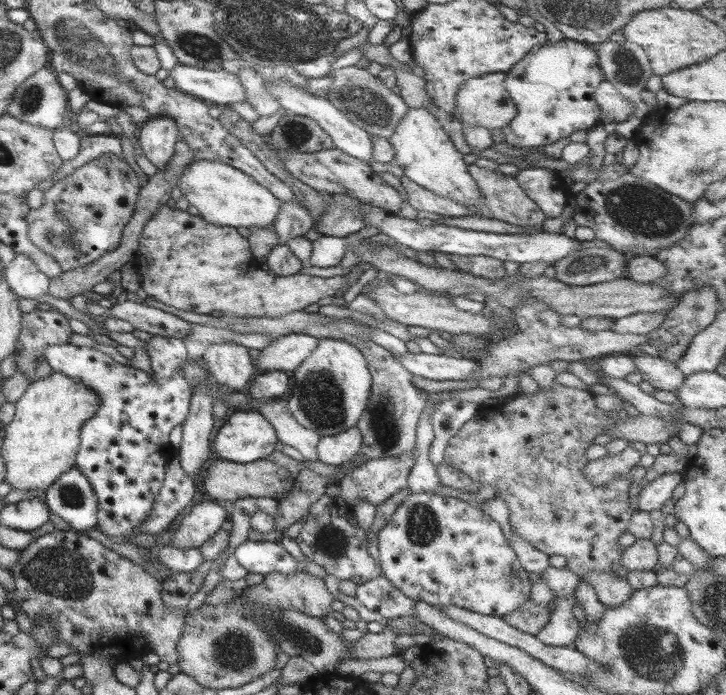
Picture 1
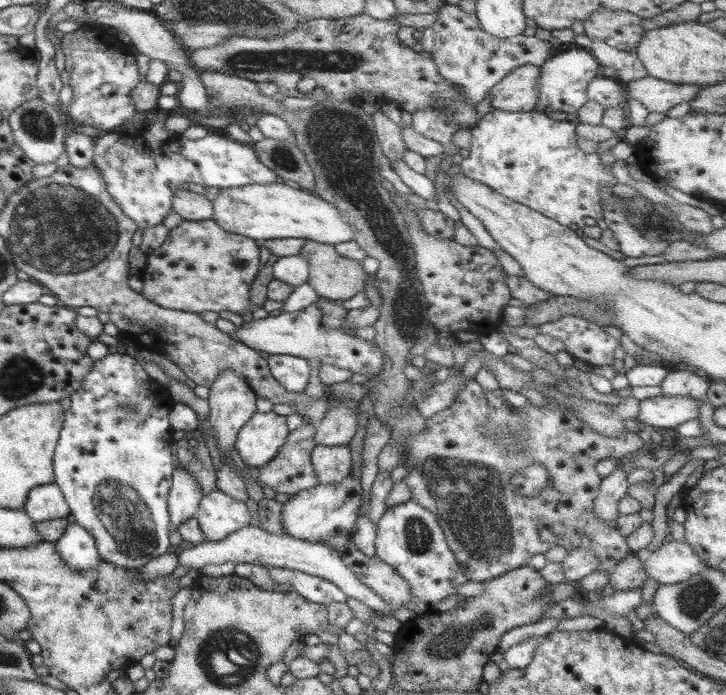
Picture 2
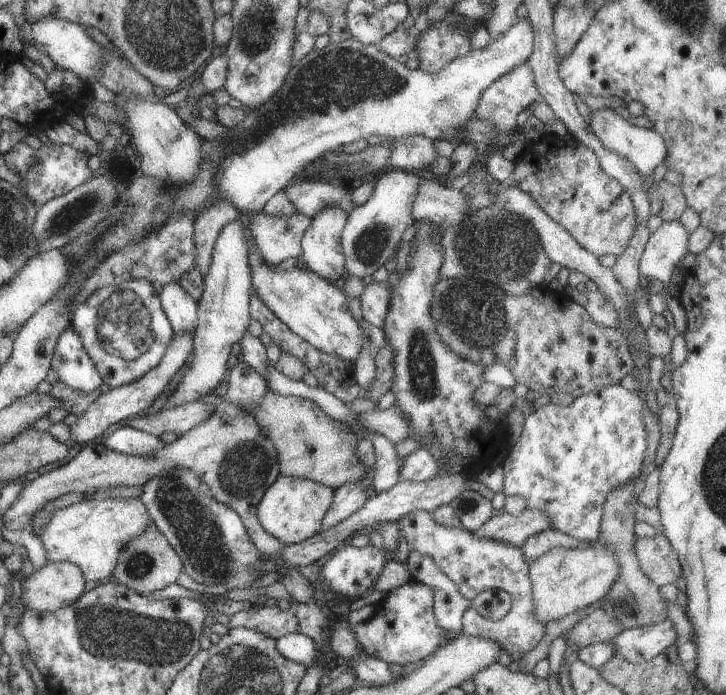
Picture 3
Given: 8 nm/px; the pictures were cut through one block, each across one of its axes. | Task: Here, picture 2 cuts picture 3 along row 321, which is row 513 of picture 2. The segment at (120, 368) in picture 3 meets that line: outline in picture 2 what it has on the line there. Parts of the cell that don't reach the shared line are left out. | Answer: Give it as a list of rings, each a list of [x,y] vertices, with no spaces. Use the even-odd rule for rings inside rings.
[[[117,352],[107,353],[107,355],[99,360],[92,360],[91,368],[83,376],[81,386],[73,394],[70,394],[69,397],[70,405],[63,413],[63,425],[61,425],[61,432],[59,433],[52,459],[54,484],[64,497],[71,519],[93,537],[99,558],[105,560],[105,562],[110,562],[112,565],[134,570],[147,564],[152,558],[161,556],[169,548],[167,534],[170,529],[170,523],[166,502],[172,484],[172,473],[175,470],[173,465],[176,464],[171,460],[170,445],[172,431],[168,418],[169,410],[175,402],[170,398],[168,389],[151,379],[133,357]]]

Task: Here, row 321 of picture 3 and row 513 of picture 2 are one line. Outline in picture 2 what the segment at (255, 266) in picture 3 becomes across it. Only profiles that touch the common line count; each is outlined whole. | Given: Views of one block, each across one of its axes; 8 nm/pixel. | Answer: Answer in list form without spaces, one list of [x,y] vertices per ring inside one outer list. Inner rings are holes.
[[[351,476],[331,485],[317,484],[308,490],[301,490],[282,504],[280,526],[284,535],[307,542],[319,542],[331,536],[351,534],[356,524],[356,513],[362,505],[362,489]]]

